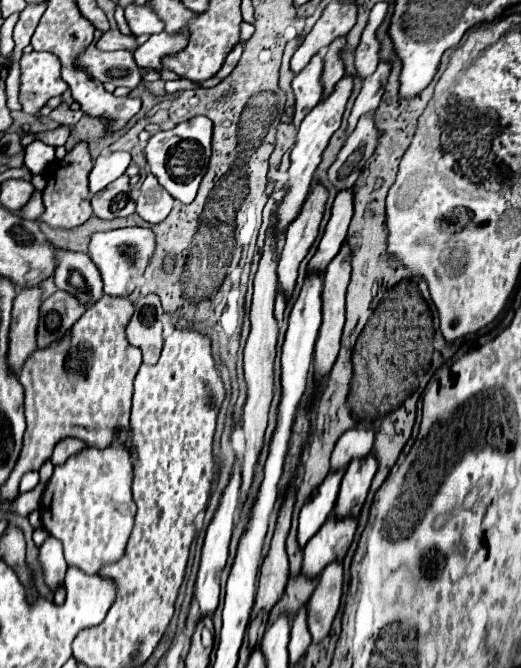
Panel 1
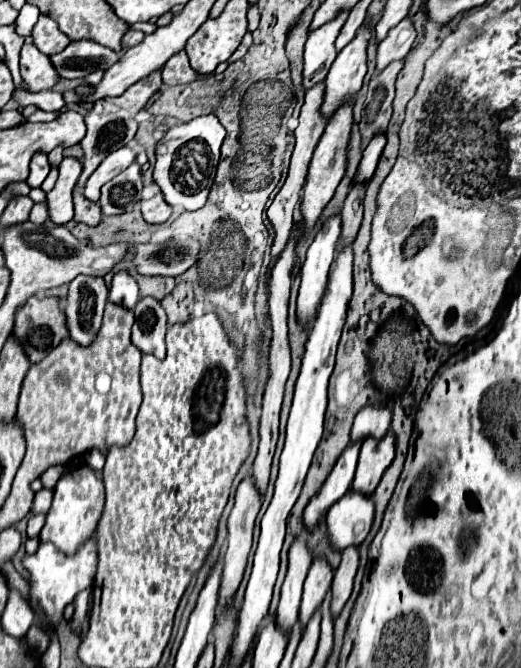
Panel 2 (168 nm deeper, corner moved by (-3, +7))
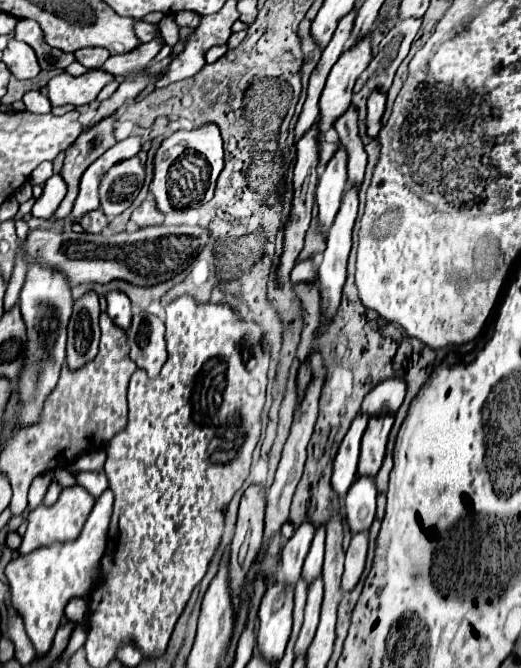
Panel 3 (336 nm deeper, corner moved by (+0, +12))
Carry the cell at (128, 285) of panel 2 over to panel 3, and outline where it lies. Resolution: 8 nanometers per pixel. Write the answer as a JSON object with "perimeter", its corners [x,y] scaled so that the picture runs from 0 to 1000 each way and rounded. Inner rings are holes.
{"perimeter":[[[236,437],[205,440],[205,470],[232,494],[248,494],[251,488],[251,452]]]}

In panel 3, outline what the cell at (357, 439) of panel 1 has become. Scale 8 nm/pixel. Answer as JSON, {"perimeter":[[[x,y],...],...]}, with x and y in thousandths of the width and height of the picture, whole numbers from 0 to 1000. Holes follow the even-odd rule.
{"perimeter":[[[750,563],[724,575],[697,599],[693,617],[704,617],[708,623],[731,623],[735,617],[762,617],[781,587],[781,575],[766,563]]]}

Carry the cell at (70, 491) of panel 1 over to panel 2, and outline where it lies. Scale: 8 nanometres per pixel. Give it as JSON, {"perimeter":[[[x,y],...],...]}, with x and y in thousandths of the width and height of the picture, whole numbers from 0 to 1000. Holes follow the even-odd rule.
{"perimeter":[[[157,696],[146,705],[119,711],[104,729],[100,759],[88,768],[88,783],[77,795],[77,810],[96,810],[127,831],[142,831],[165,810],[177,807],[188,780],[200,768],[200,747],[200,720],[188,708],[180,708],[173,696]]]}

